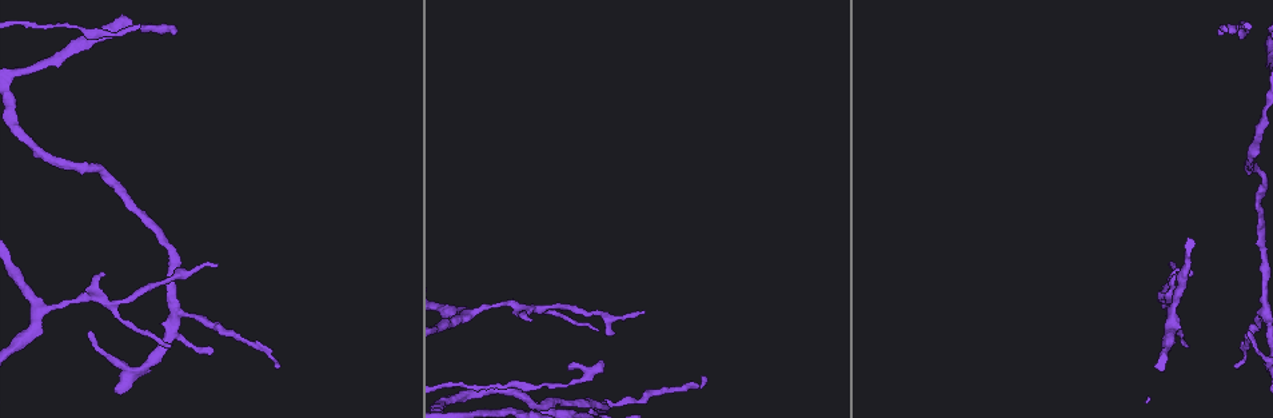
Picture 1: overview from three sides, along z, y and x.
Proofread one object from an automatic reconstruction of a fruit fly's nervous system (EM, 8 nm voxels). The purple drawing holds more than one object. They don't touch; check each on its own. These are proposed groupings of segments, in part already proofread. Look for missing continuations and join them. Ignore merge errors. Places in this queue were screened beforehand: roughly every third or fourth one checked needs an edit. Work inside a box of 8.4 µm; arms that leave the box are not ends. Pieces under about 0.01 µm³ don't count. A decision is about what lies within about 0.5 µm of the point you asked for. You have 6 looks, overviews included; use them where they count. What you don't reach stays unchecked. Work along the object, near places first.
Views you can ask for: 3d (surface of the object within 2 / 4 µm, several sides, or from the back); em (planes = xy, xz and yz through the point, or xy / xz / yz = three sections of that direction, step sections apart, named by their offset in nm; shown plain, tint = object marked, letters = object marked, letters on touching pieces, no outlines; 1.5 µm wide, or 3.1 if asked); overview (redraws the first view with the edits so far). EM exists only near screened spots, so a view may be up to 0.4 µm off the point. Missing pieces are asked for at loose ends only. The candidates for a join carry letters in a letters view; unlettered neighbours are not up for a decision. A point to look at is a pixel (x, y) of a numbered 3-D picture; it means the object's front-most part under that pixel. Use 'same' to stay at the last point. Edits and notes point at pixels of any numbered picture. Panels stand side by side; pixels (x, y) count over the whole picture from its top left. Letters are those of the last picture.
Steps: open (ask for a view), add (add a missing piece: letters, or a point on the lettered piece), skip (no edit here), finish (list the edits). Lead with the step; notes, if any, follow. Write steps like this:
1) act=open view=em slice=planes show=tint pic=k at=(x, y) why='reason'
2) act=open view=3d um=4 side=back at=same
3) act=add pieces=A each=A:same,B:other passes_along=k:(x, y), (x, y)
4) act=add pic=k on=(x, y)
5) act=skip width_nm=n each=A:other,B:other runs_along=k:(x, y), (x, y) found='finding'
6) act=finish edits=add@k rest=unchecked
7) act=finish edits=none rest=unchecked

act=open view=3d um=2 pic=1 at=(1193, 275) why='an open end'

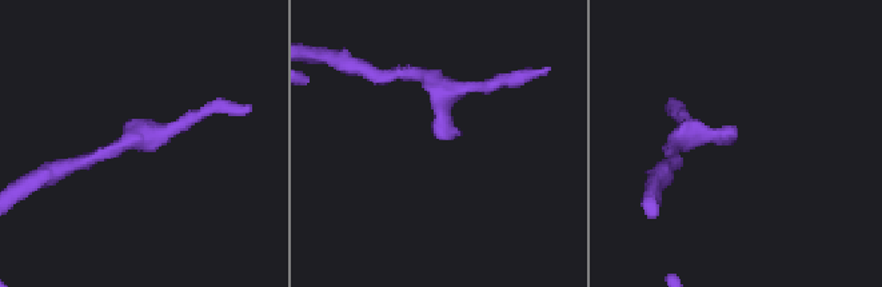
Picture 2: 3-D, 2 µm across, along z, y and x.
act=open view=em slice=xy step=4 show=letters pic=2 at=(458, 133) why='shape alone is not enough'

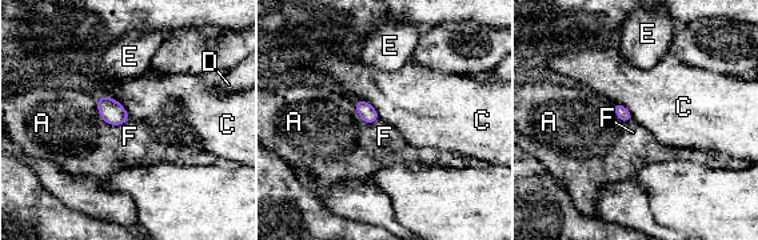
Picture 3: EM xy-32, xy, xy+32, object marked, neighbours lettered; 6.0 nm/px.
act=skip each=A:other,C:other,D:other,E:other,F:other border=3:(98, 95), (114, 98), (131, 119) found='none of them fits'

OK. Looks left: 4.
act=open view=em slice=xz step=4 show=tint pic=1 at=(1249, 332) why='tapers out'

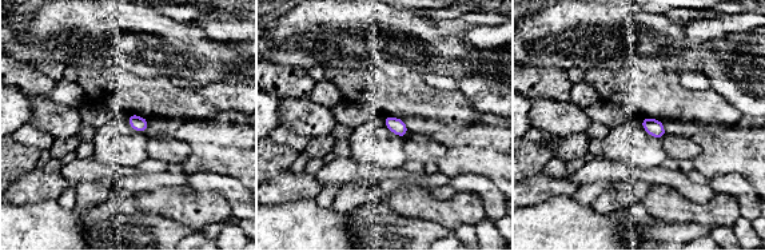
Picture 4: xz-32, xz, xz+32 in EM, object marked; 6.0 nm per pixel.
act=open view=em slice=xy step=4 show=letters at=same

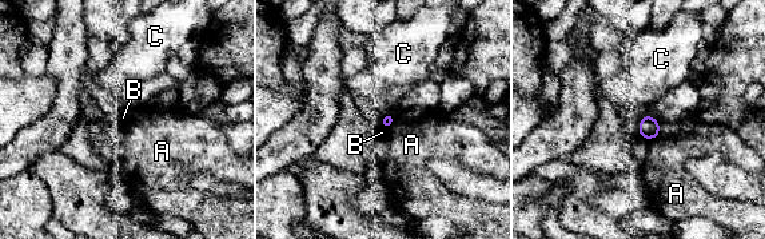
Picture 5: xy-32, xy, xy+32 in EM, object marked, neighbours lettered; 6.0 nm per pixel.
act=skip each=A:other,B:other,C:other border=5:(648, 114), (640, 120), (638, 135) found='no lettered piece goes on from it'

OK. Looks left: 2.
act=open view=3d um=2 pic=1 at=(144, 31) why='an open end'

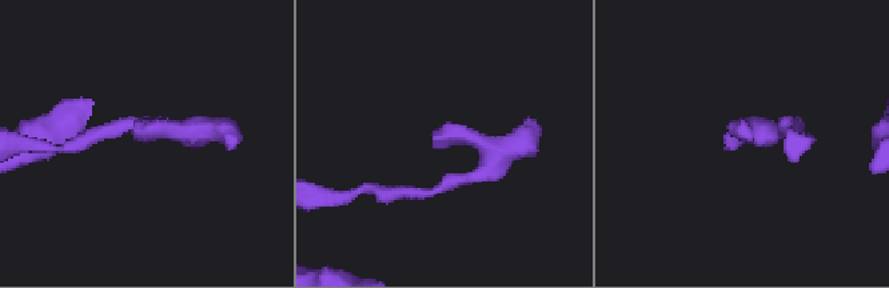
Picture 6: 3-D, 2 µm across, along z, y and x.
act=open view=em slice=planes show=letters pic=6 at=(135, 136) why='now the EM'

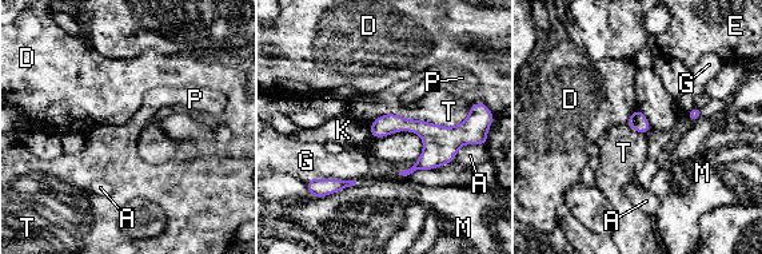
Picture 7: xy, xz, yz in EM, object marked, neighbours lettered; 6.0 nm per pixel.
act=skip each=A:other,D:other,E:other,G:other,K:other,M:other,P:other,T:other border=7:(466, 118), (382, 114), (370, 126) found='no lettered piece goes on from it'

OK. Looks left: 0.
act=finish edits=none rest=unchecked

